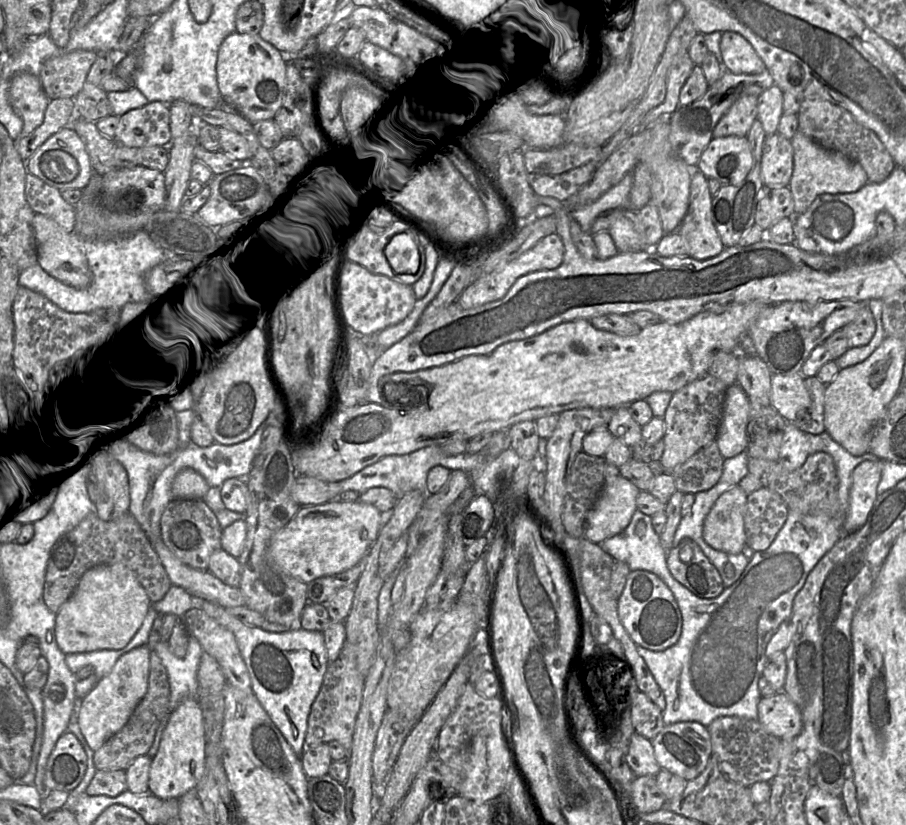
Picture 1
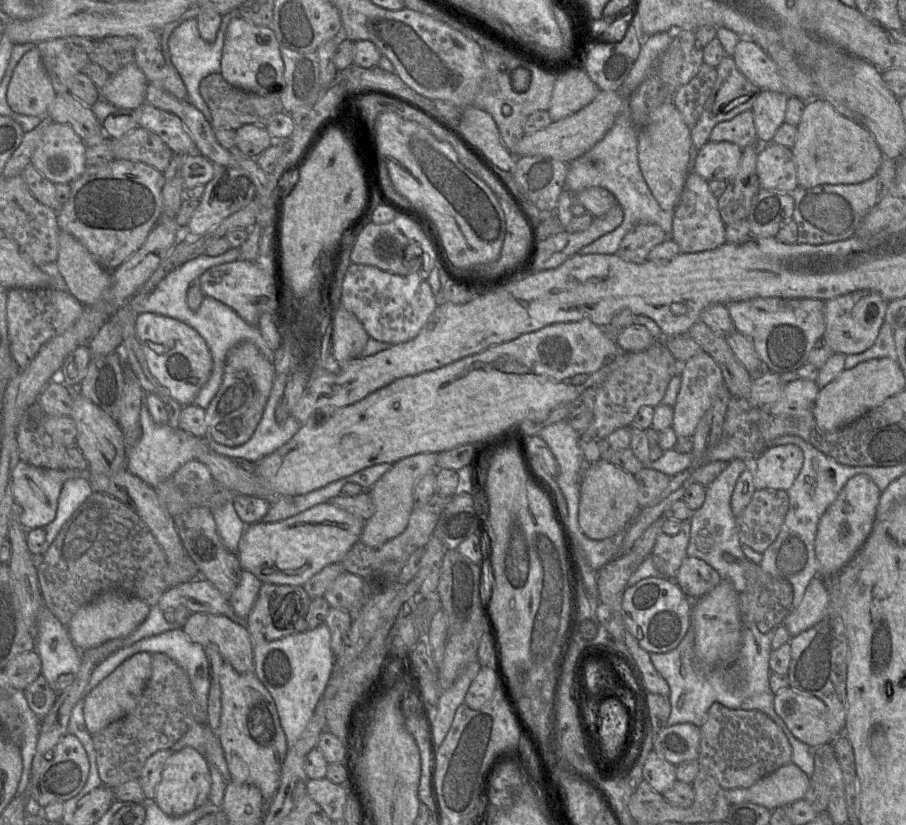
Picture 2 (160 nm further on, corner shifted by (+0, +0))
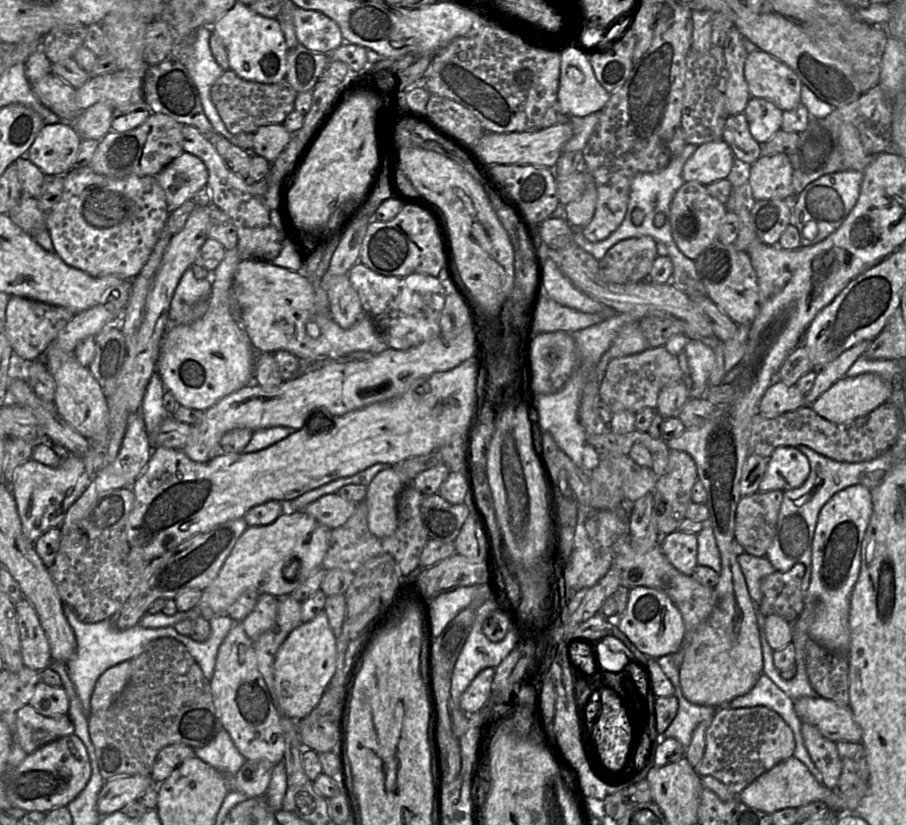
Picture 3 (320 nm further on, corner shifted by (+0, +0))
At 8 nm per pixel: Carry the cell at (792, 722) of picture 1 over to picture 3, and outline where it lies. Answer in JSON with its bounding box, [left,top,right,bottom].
[793,697,862,743]

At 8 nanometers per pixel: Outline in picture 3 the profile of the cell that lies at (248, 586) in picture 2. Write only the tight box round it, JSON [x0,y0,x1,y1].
[241,593,278,641]

